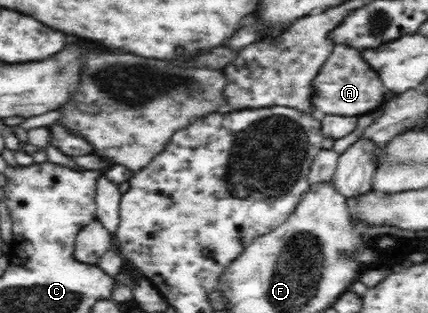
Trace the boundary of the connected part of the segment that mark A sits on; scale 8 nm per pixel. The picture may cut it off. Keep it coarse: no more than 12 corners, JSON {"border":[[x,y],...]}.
{"border":[[338,42],[313,77],[316,115],[359,117],[384,101],[384,82]]}

